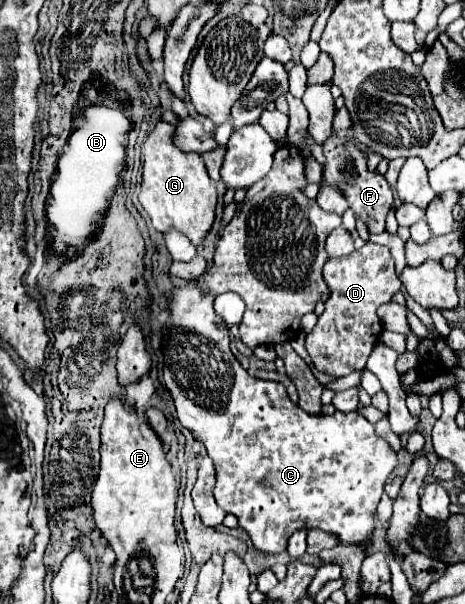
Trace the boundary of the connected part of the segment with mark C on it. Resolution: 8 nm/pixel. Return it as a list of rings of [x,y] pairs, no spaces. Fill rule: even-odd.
[[[198,281],[190,283],[188,287],[176,287],[170,299],[170,321],[168,325],[162,329],[164,333],[164,341],[162,341],[162,351],[164,351],[164,385],[166,389],[172,393],[174,397],[174,405],[178,411],[178,421],[190,429],[194,433],[194,437],[198,437],[208,451],[208,457],[214,461],[216,467],[216,487],[214,487],[214,497],[216,501],[232,515],[238,517],[238,525],[248,531],[252,543],[256,549],[266,551],[266,553],[280,553],[286,547],[288,537],[296,531],[296,529],[322,529],[328,533],[338,535],[338,539],[342,543],[362,543],[368,545],[372,531],[374,531],[374,511],[376,505],[380,501],[380,495],[384,493],[384,483],[390,477],[392,469],[396,467],[396,453],[390,449],[390,445],[380,439],[374,433],[374,425],[368,423],[358,411],[350,411],[350,413],[342,413],[336,411],[334,415],[326,417],[326,415],[308,415],[306,411],[302,411],[298,405],[294,405],[286,393],[286,387],[282,383],[274,383],[274,381],[264,381],[264,379],[256,379],[250,377],[242,365],[236,361],[236,357],[230,351],[230,337],[226,333],[226,329],[222,327],[222,323],[218,321],[218,317],[214,315],[212,309],[212,297],[202,297],[200,289],[198,289]]]

